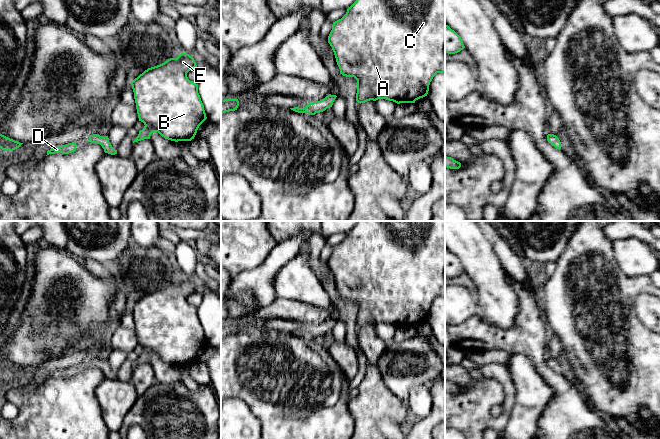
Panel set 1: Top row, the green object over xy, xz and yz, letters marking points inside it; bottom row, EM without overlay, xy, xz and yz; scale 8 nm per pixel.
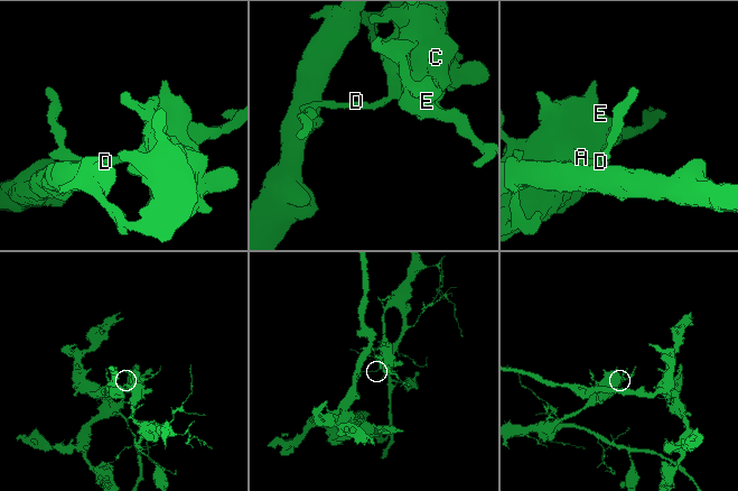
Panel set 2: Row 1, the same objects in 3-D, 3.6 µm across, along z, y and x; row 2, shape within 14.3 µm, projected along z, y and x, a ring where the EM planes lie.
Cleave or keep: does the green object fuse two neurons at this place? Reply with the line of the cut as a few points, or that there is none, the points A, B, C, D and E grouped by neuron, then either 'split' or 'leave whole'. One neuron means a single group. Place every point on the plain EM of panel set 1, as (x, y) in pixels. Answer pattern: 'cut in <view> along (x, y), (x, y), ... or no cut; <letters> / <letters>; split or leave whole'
cut in xy along (97, 362), (104, 361), (108, 365); A B C E / D; split

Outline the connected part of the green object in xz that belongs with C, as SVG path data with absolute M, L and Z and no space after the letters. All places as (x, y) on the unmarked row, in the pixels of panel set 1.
M357 221L346 238L333 246L328 267L334 276L340 298L357 304L356 325L358 327L378 323L386 323L397 328L415 327L416 324L427 320L433 301L437 297L445 297L445 221Z

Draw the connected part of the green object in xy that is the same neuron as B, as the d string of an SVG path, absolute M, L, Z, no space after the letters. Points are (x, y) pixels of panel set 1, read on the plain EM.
M181 277L177 282L148 292L131 306L138 342L145 349L133 367L150 363L153 356L175 366L194 363L199 350L207 343L198 308L187 301L187 297L194 292L197 292L194 282Z

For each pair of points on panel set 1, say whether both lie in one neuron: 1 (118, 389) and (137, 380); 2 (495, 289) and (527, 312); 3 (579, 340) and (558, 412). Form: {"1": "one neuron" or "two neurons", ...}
{"1": "two neurons", "2": "two neurons", "3": "two neurons"}

